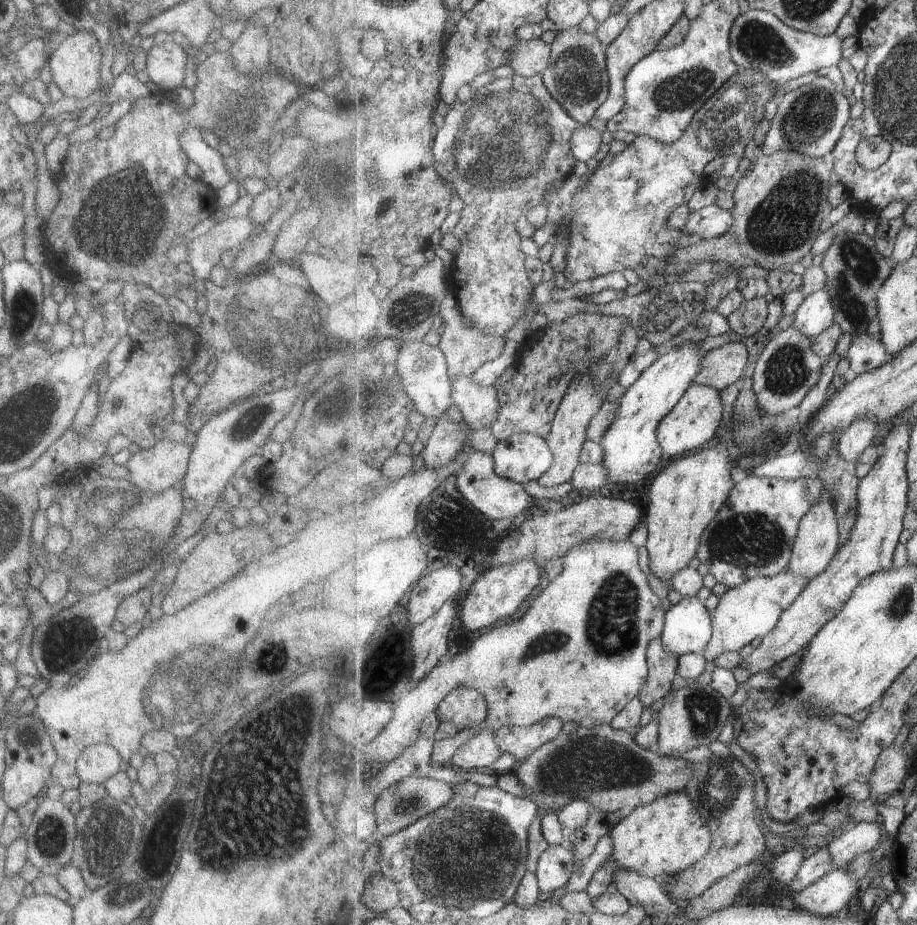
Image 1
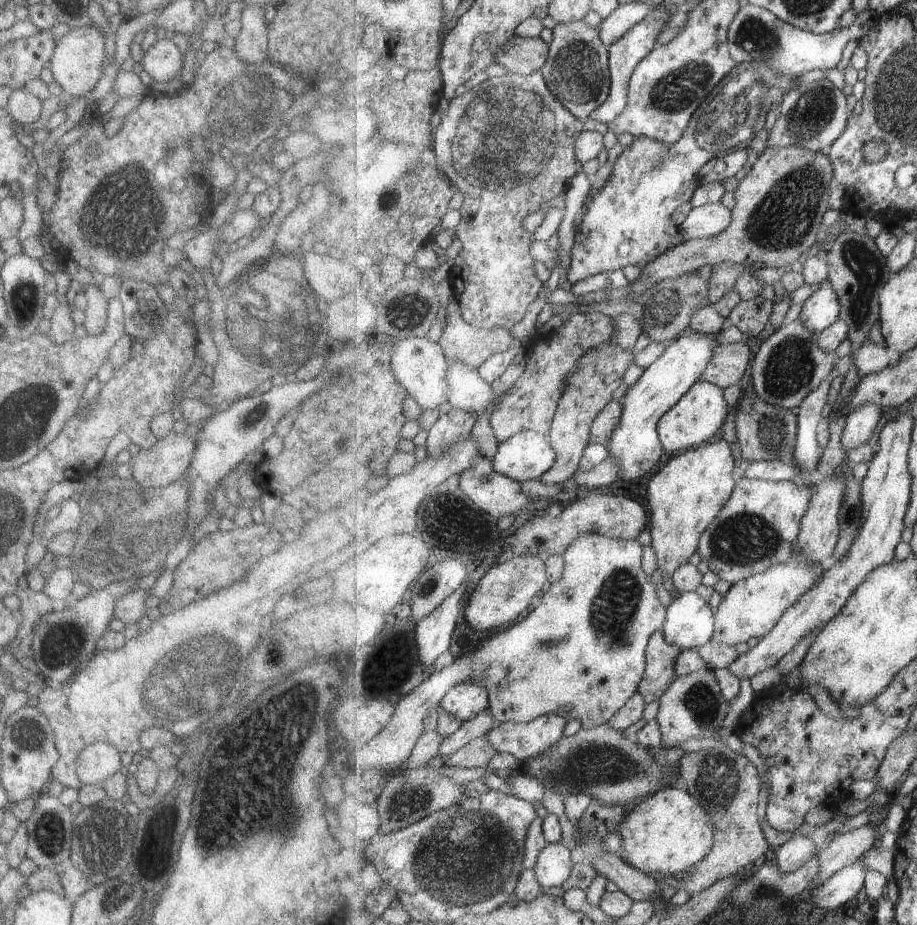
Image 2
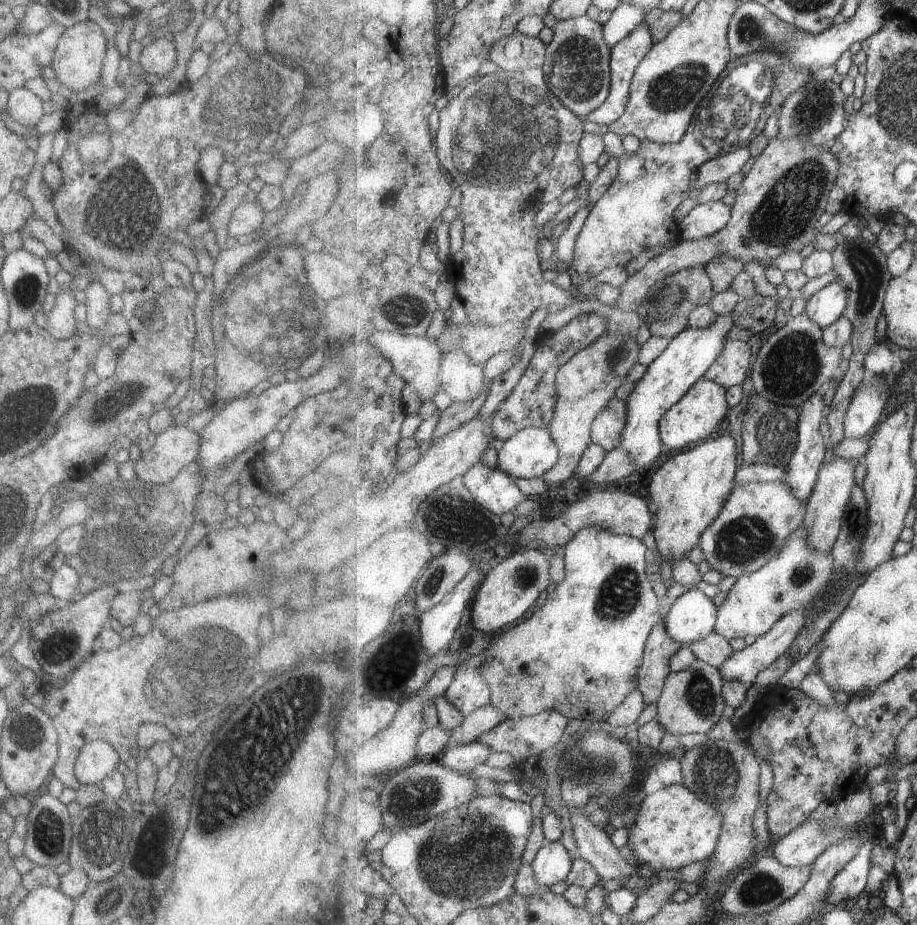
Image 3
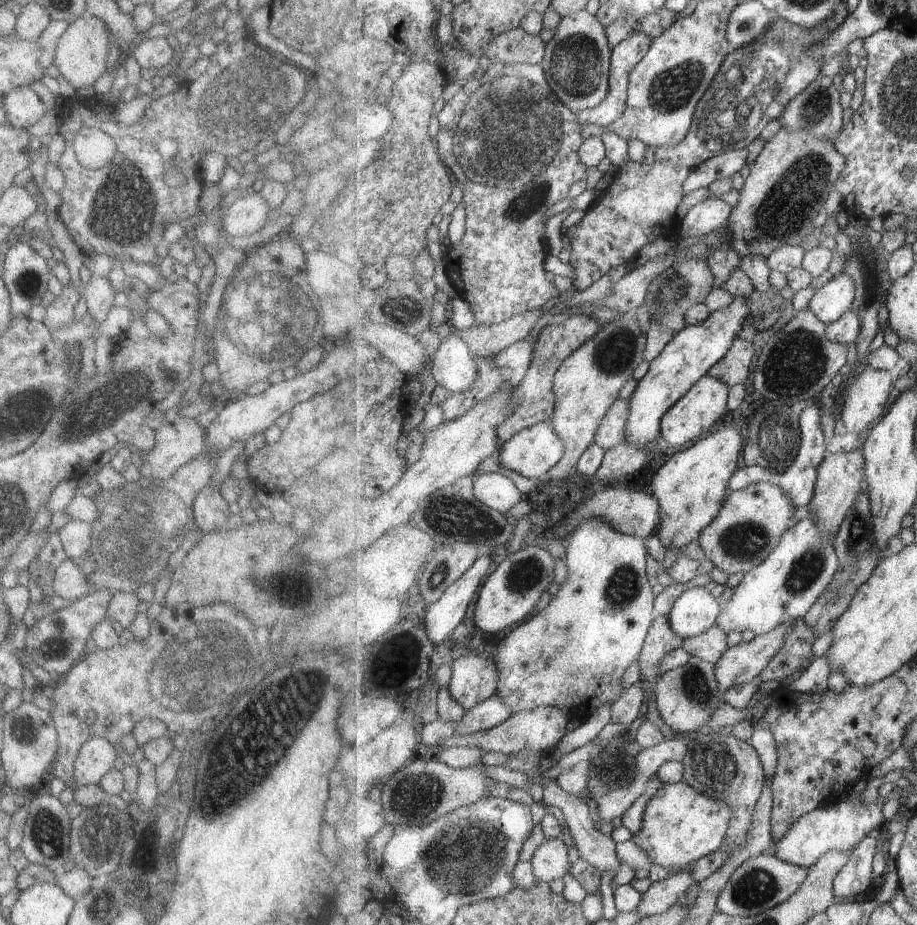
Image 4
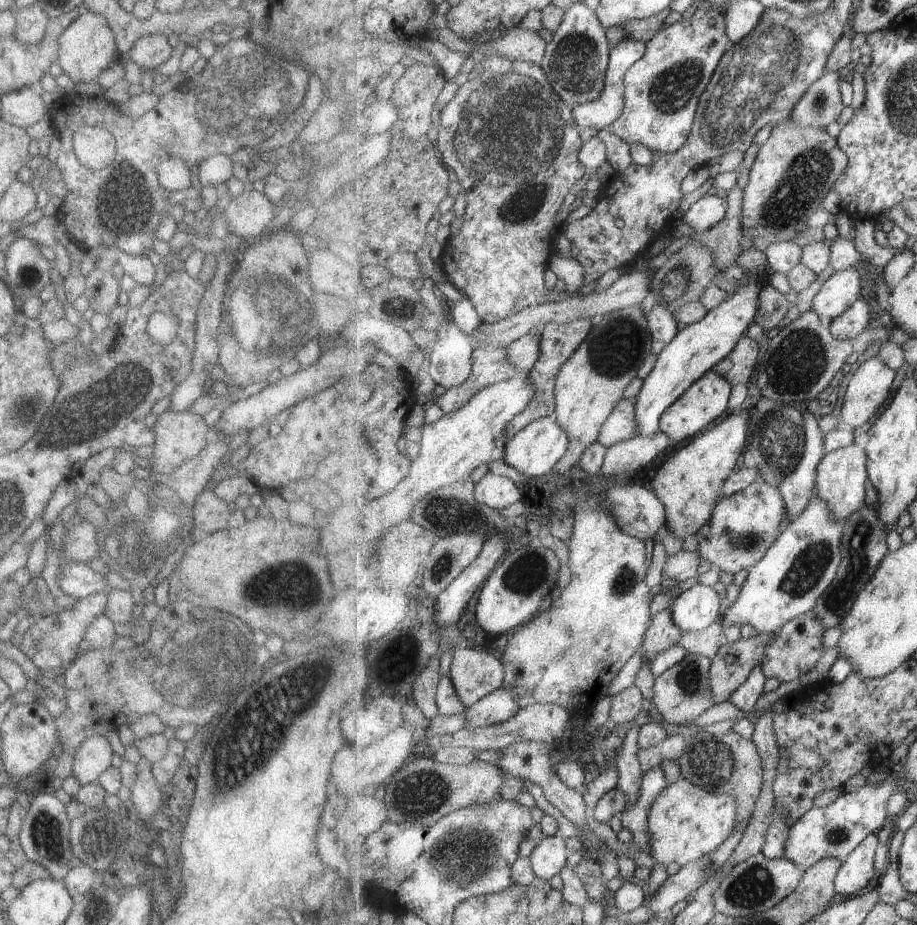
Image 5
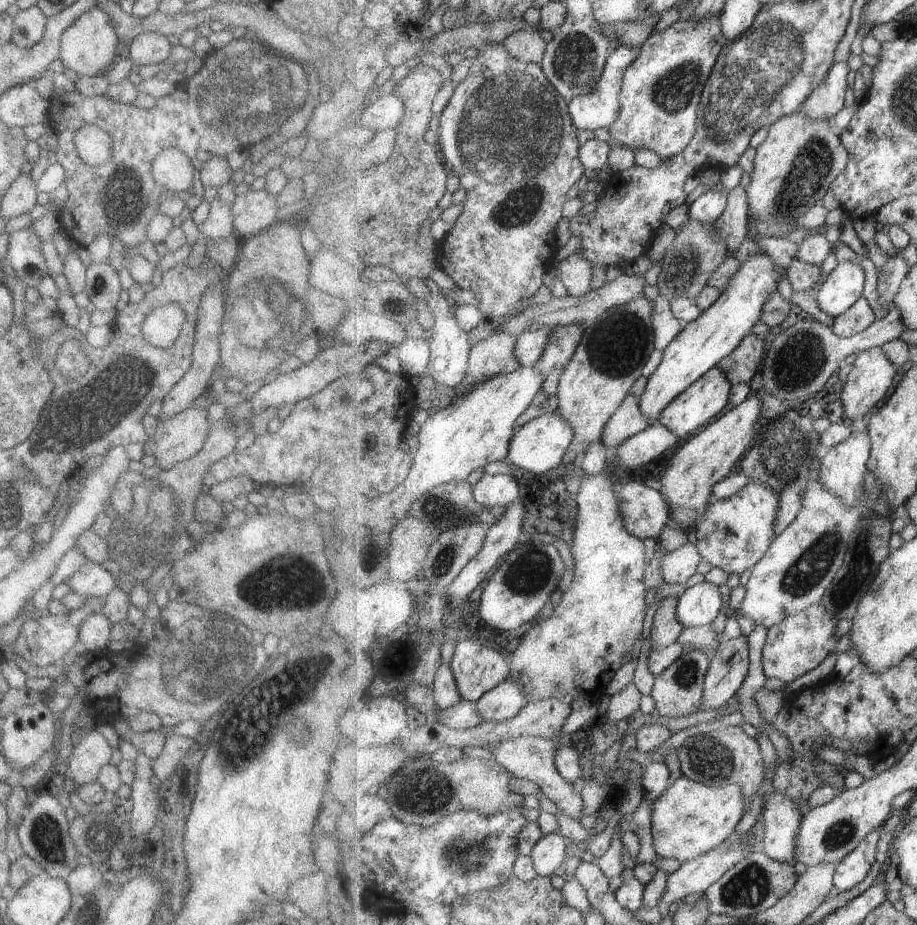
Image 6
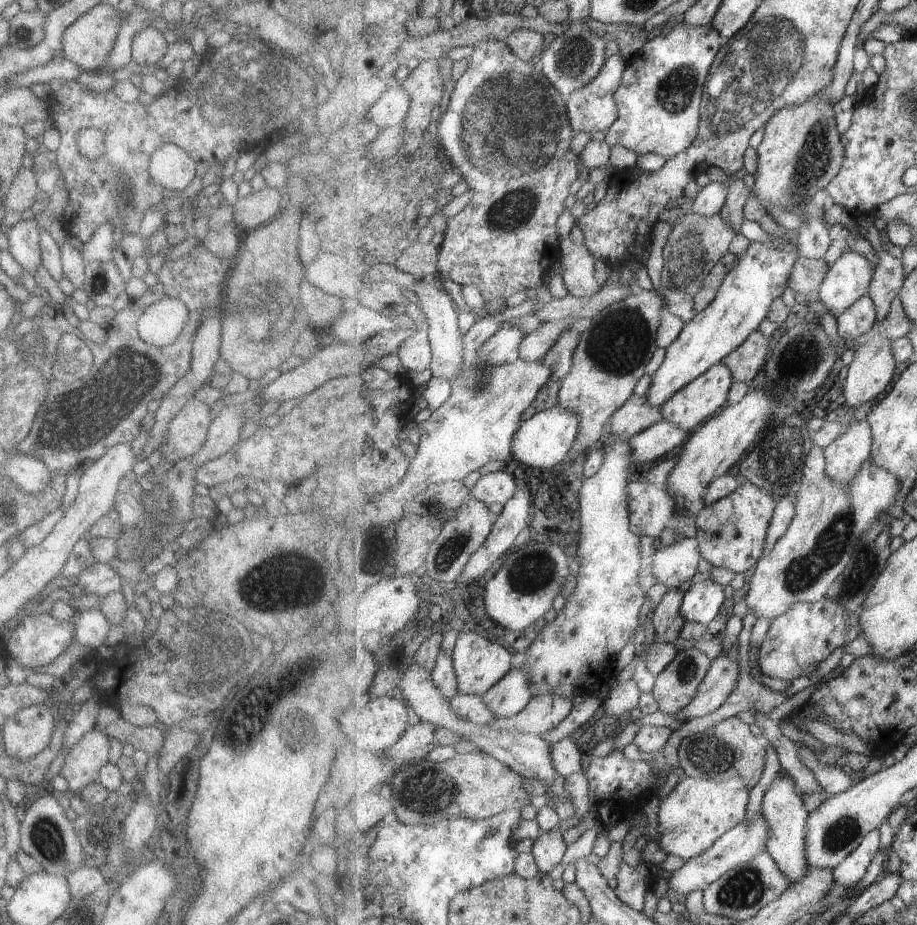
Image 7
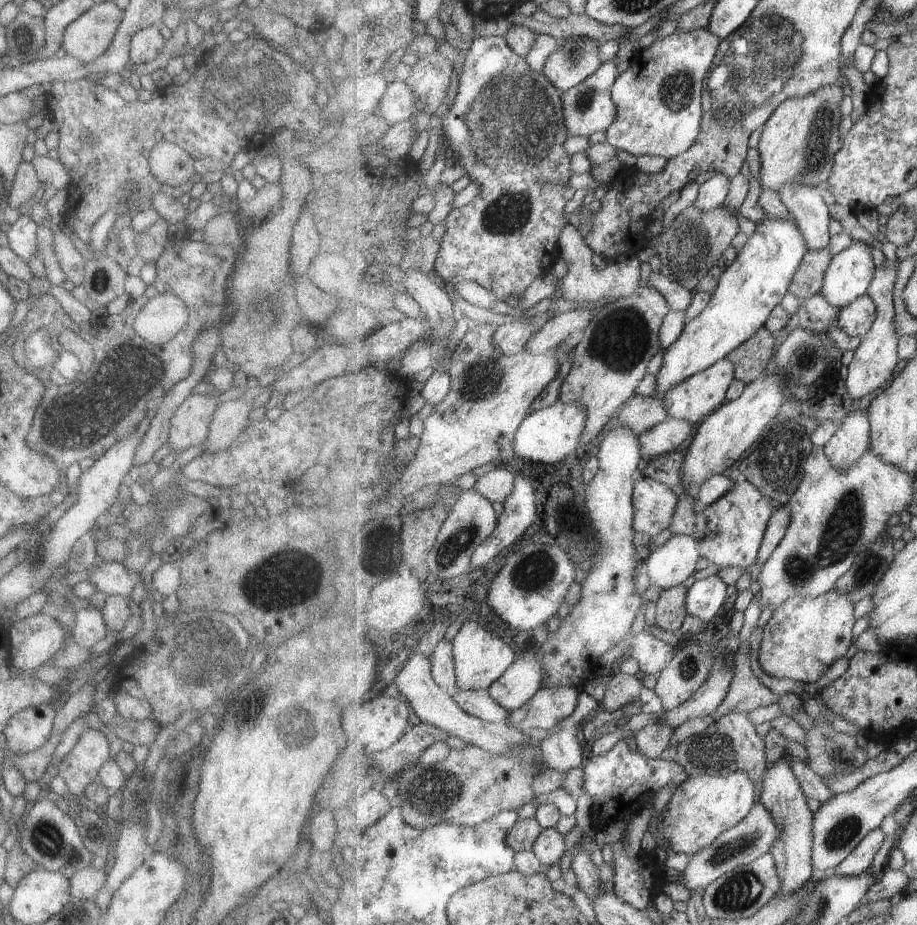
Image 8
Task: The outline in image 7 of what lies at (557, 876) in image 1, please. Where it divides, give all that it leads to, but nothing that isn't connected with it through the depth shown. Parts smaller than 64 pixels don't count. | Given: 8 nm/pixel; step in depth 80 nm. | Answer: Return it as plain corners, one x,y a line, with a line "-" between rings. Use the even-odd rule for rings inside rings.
552,830
543,833
532,850
540,872
549,874
557,864
561,864
565,850
567,850
567,844
561,831

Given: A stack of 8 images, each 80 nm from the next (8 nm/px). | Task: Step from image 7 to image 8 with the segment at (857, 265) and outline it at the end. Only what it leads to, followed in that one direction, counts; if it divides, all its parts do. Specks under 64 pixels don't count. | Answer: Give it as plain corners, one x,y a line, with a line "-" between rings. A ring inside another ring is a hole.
855,240
849,248
832,258
824,276
821,294
842,310
857,298
868,294
875,276
871,246

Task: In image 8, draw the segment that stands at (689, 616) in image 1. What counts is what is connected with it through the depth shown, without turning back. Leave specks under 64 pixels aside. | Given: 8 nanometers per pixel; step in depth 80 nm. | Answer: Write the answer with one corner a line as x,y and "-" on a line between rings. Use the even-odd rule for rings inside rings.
716,574
695,581
688,588
686,598
688,614
706,623
713,620
727,600
727,590
729,590
727,584

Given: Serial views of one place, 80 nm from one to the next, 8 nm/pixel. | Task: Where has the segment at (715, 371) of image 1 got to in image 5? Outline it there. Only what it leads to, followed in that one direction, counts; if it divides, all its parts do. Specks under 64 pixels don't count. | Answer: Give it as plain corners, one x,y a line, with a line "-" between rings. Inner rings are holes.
741,337
733,352
712,369
724,376
732,386
747,384
760,361
758,338

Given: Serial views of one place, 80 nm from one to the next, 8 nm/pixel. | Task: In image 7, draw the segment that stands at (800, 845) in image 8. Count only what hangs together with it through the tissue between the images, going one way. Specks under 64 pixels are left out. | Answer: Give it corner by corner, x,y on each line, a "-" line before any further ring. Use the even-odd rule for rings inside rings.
781,770
766,792
762,806
762,815
768,822
769,827
766,850
773,855
773,858
776,859
781,870
790,878
792,884
799,882
811,868
806,855
807,821
810,812
805,809
805,802
803,802
801,795
794,779

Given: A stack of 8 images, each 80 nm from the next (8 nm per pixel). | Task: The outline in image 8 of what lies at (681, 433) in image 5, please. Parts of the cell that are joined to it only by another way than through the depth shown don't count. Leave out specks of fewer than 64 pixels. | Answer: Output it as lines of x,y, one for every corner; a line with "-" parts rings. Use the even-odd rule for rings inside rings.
725,357
707,370
693,375
679,386
672,388
662,398
670,416
685,419
697,427
707,416
726,403
727,391
735,379
735,370
735,364

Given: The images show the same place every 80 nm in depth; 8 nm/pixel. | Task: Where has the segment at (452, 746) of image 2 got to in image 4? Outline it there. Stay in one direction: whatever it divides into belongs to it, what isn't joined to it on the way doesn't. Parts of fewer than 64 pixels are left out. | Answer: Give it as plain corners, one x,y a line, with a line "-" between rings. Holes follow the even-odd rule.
495,694
489,700
482,702
466,711
465,718
456,726
457,735
472,735
485,732
505,722
511,715
512,709

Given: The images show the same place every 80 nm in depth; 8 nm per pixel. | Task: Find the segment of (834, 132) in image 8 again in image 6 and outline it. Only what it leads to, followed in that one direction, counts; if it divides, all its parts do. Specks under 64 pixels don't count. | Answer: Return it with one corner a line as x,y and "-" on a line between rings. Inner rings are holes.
801,112
783,117
771,126
767,140
756,151
752,181
746,184
750,204
748,227
755,235
778,239
798,228
797,220
830,191
851,158
840,135
831,132
827,119
812,119

